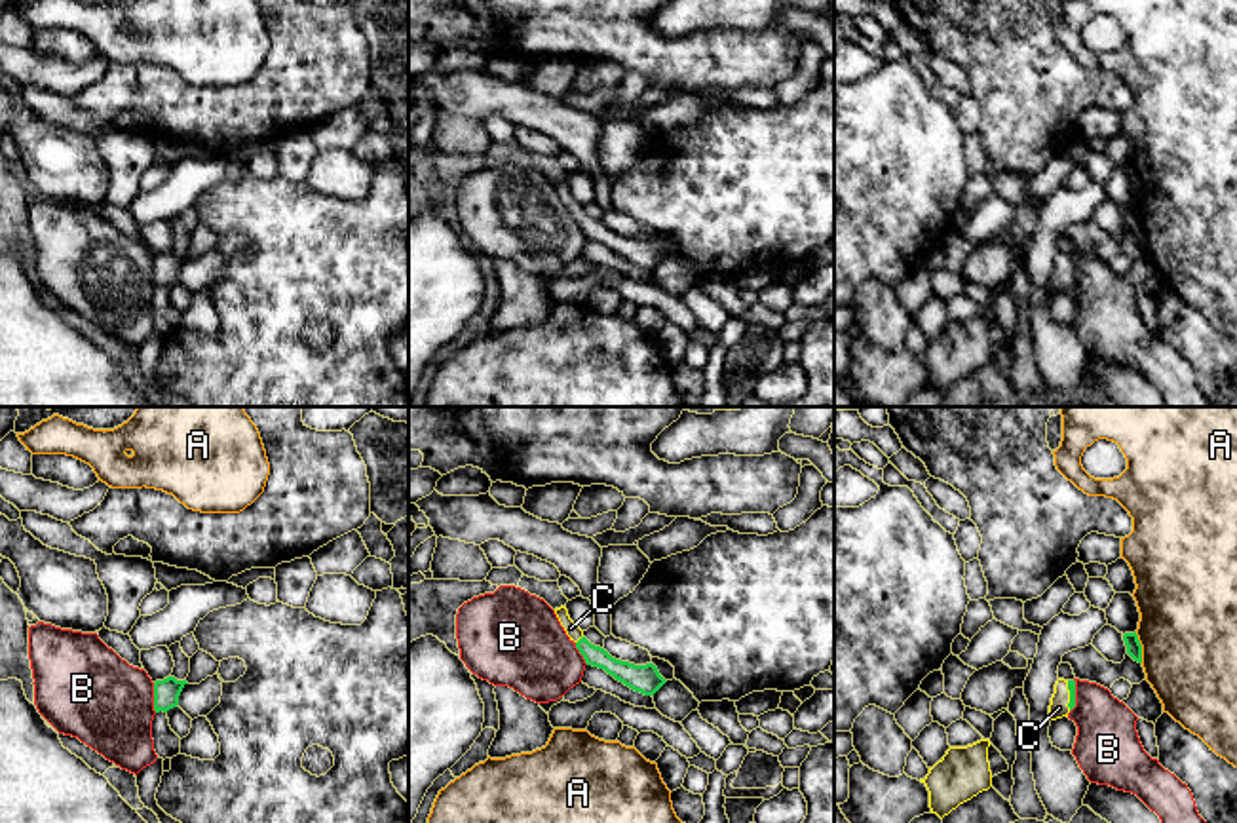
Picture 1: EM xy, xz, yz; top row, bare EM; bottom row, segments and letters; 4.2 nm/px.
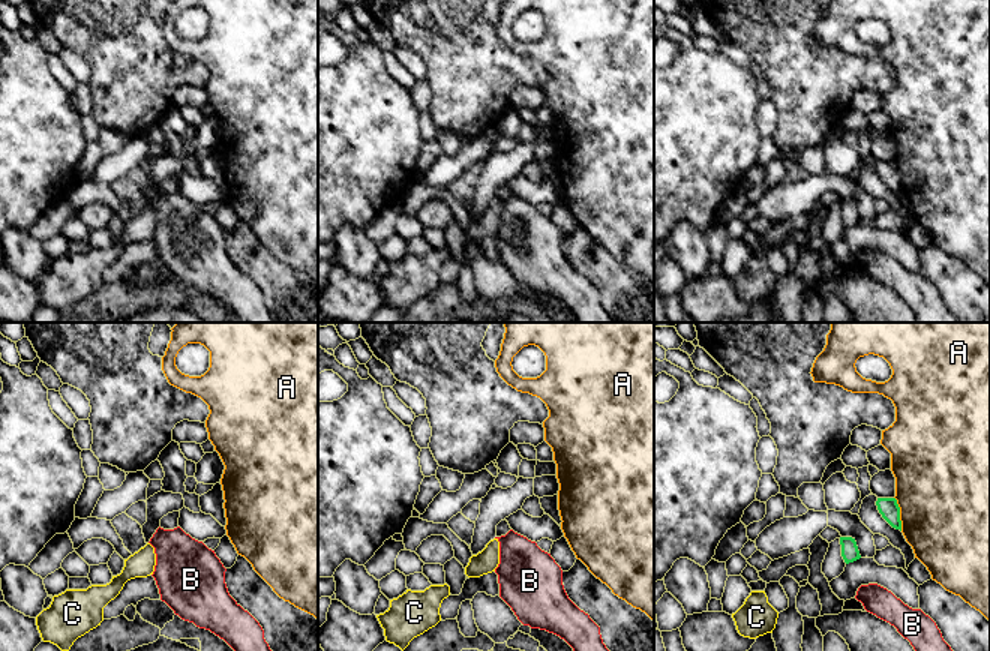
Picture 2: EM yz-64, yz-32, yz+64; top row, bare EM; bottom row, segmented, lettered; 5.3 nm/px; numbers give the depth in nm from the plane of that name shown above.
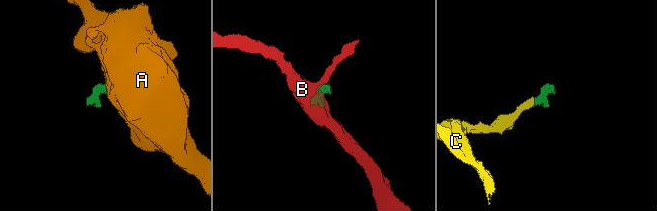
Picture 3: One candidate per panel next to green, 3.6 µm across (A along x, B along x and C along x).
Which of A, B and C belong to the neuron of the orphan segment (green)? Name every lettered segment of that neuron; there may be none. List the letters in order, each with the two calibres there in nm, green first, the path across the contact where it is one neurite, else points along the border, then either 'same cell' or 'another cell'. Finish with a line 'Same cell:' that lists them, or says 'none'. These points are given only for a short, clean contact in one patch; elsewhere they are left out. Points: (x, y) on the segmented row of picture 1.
A: calibres 70 and 420 nm; border yz (1135, 631), (1142, 662); another cell
B: calibres 110 and 380 nm; border xy (152, 683), (152, 708), (156, 711); another cell
C: calibres 90 and 60 nm; way xz (624, 671), (595, 656), (580, 639), (570, 628); same cell
Same cell: C

